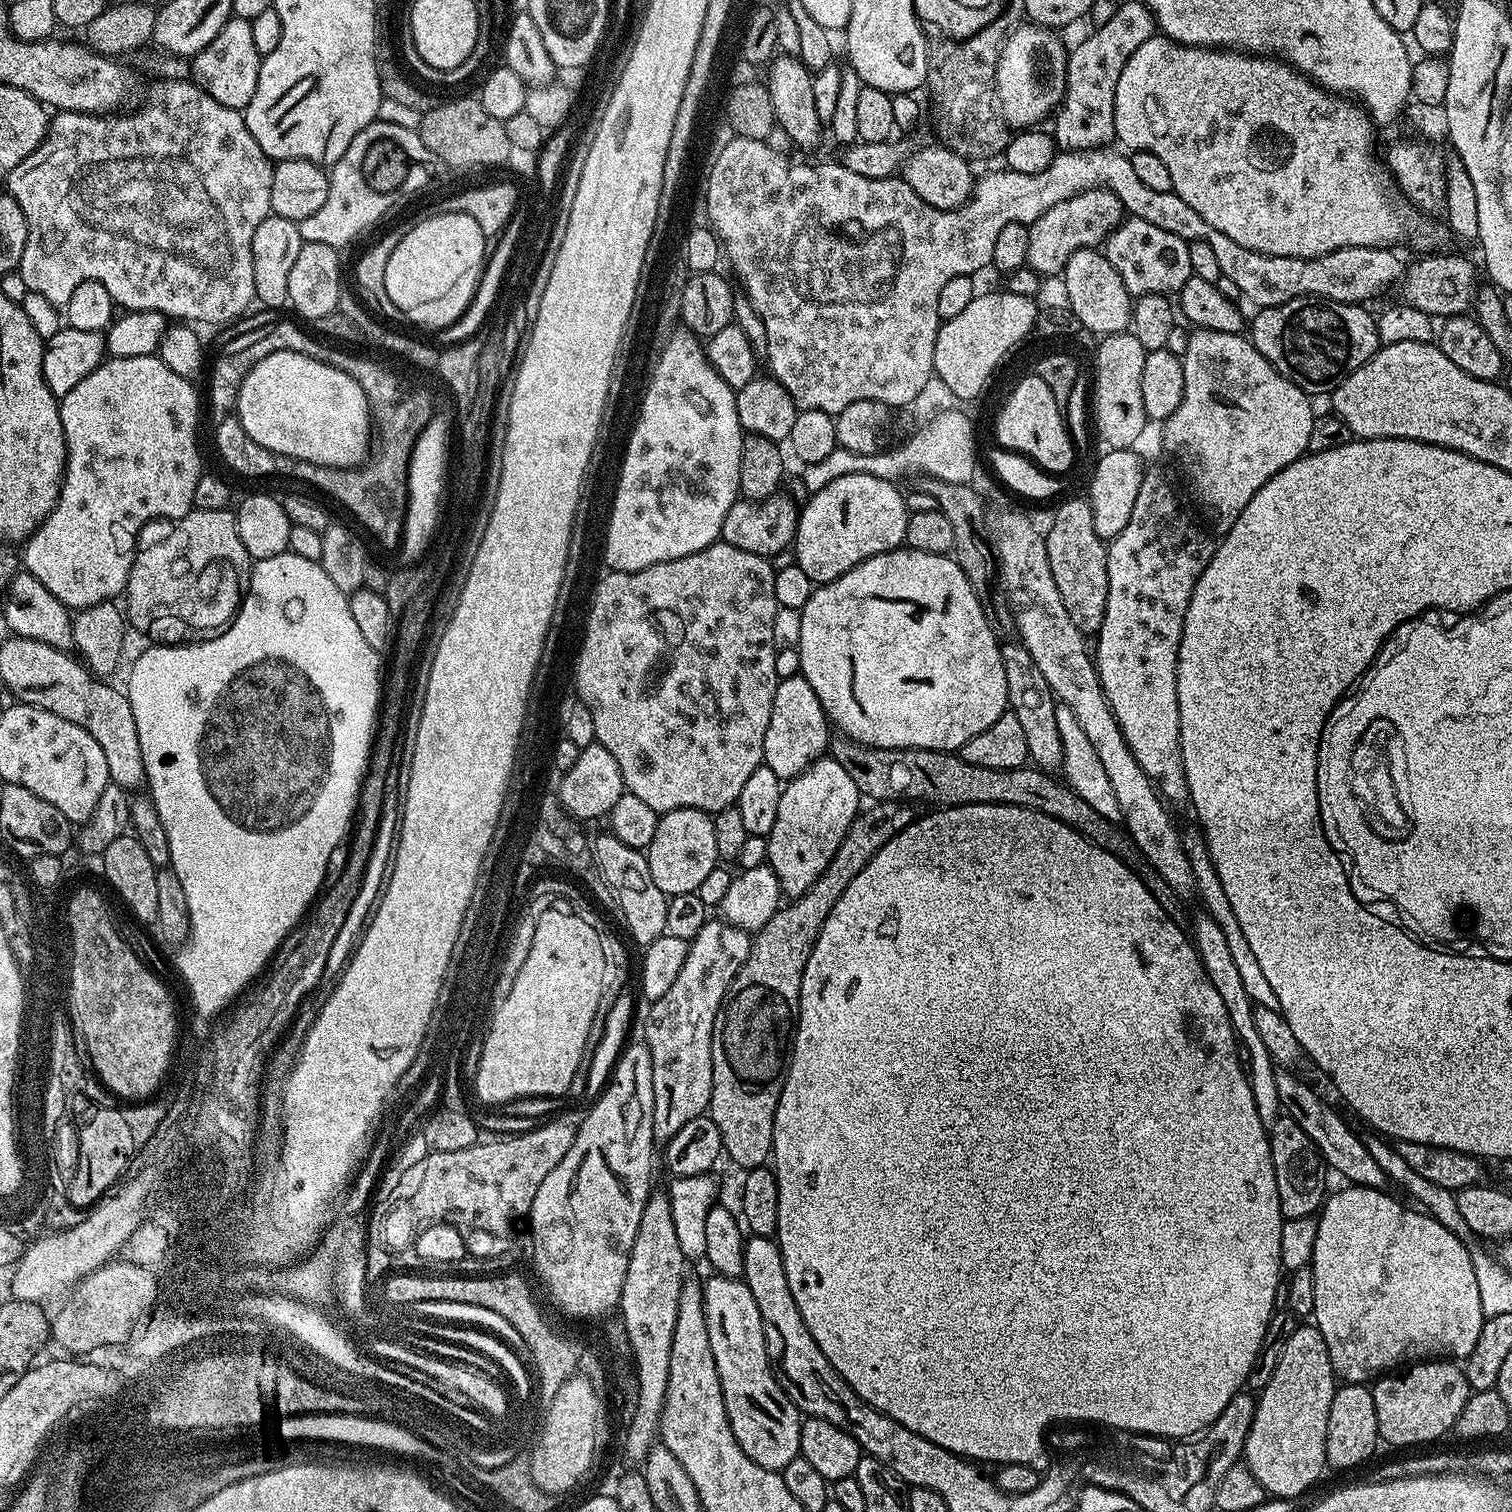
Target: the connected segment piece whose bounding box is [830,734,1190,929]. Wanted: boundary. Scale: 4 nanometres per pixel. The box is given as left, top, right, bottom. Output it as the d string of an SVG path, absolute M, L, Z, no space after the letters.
M840 734L831 741L830 756L831 759L838 762L838 766L842 766L842 770L846 770L846 774L850 774L850 778L854 778L854 786L858 786L858 790L872 802L881 800L902 800L905 802L917 802L916 800L925 800L926 803L932 804L928 806L955 806L957 804L1013 804L1014 806L1022 806L1030 810L1038 810L1042 814L1046 814L1050 818L1058 818L1063 824L1068 824L1076 832L1081 832L1088 840L1094 841L1097 846L1104 848L1107 852L1113 852L1119 860L1130 862L1130 866L1144 880L1144 884L1150 890L1150 894L1154 894L1154 898L1162 906L1162 910L1166 910L1166 914L1180 928L1187 929L1190 924L1190 915L1188 916L1187 903L1182 902L1182 898L1174 890L1174 886L1170 886L1170 882L1166 882L1166 878L1162 878L1162 874L1158 874L1158 870L1154 870L1154 866L1150 866L1150 862L1141 852L1137 852L1136 845L1132 843L1132 837L1119 823L1108 821L1098 811L1077 794L1074 789L1068 786L1063 779L1055 780L1057 777L1053 773L1045 772L1044 769L1035 766L1023 766L1016 769L987 769L986 766L972 765L968 761L964 761L956 752L939 752L938 750L930 750L929 748L871 748L868 744L860 744L857 740L850 740L847 736Z

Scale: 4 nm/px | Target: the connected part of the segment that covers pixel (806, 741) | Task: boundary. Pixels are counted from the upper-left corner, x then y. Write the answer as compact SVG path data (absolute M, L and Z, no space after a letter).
M793 674L779 681L774 690L774 707L770 709L770 726L766 726L763 767L774 770L781 782L801 776L816 760L825 755L830 744L830 721L824 713L814 686L806 678Z

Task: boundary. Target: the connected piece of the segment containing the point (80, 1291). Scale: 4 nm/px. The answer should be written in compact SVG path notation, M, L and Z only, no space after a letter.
M126 1258L113 1259L85 1276L67 1293L64 1305L50 1320L50 1336L68 1354L84 1354L95 1348L120 1344L121 1332L148 1308L148 1300L158 1295L156 1273L151 1267L132 1264Z

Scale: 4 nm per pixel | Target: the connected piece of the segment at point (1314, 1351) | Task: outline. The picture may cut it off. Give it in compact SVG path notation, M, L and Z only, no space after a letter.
M1301 1323L1288 1340L1285 1341L1285 1348L1278 1358L1277 1368L1274 1370L1268 1385L1265 1388L1259 1389L1258 1399L1256 1400L1256 1417L1250 1426L1250 1434L1246 1434L1246 1442L1244 1443L1243 1463L1247 1464L1248 1468L1254 1474L1254 1478L1258 1478L1258 1482L1262 1482L1265 1493L1271 1494L1276 1498L1295 1498L1300 1496L1320 1475L1323 1474L1324 1468L1328 1464L1326 1458L1326 1426L1330 1422L1330 1402L1334 1402L1334 1394L1338 1387L1338 1377L1336 1371L1332 1369L1330 1362L1330 1354L1326 1350L1326 1338L1322 1338L1322 1334L1311 1323Z

